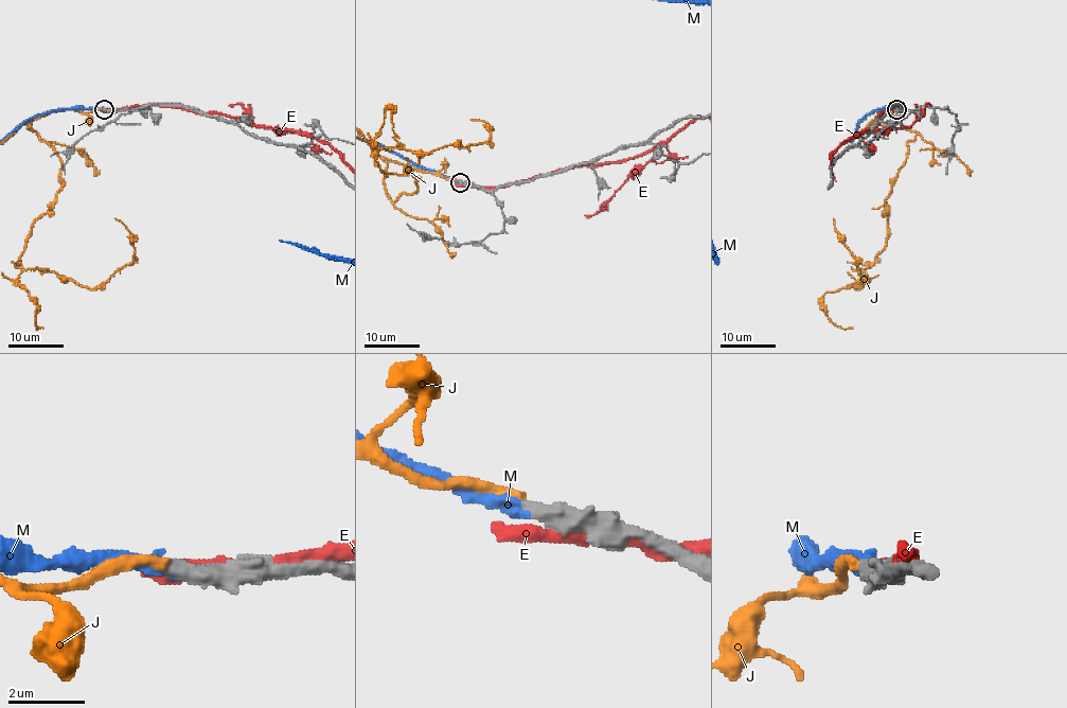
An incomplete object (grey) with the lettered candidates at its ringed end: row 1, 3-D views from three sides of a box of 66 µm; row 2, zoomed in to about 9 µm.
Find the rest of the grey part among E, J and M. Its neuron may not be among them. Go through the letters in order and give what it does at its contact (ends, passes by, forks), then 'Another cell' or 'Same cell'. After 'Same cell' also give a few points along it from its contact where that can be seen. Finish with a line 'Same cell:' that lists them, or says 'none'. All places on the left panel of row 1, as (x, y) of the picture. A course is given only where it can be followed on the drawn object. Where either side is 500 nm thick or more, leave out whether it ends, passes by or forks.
E: Another cell
J: It ends there. Another cell
M: It ends there. Same cell
Same cell: M

